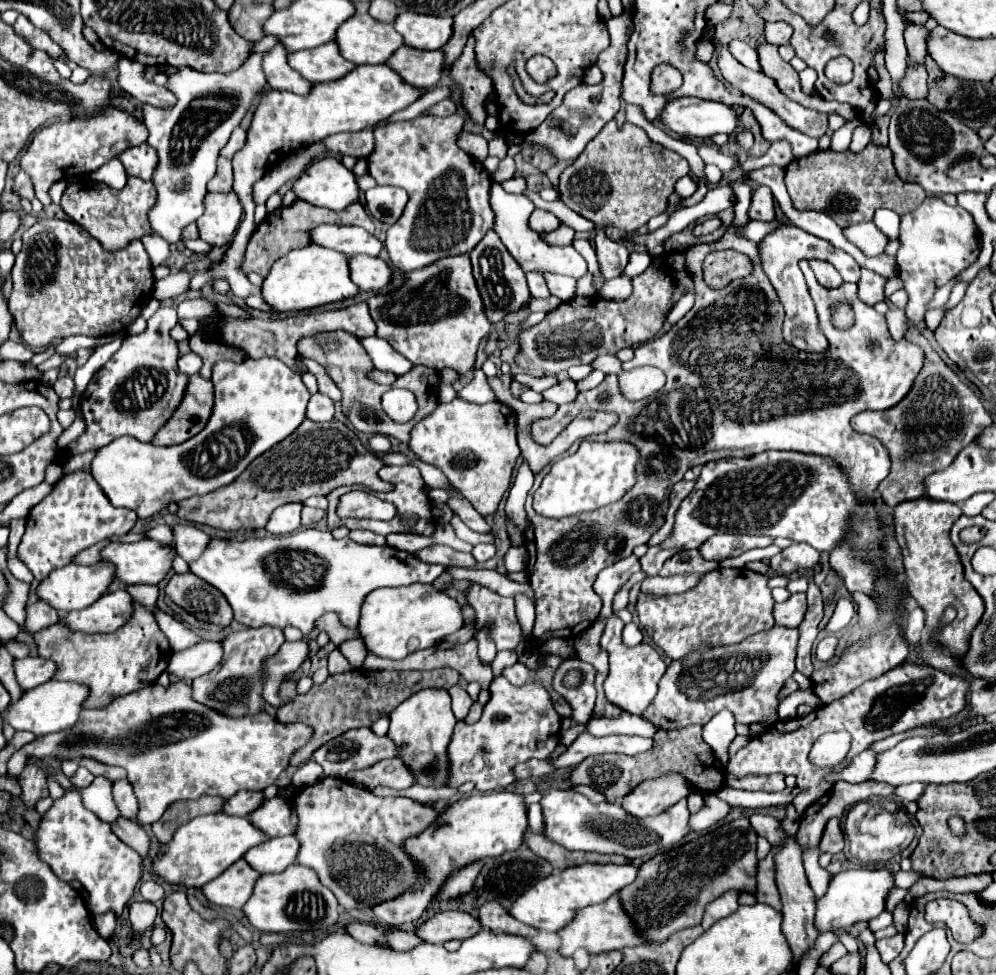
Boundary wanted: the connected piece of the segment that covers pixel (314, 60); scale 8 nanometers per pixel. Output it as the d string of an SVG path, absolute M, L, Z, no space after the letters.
M328 42L322 44L320 48L288 54L288 64L310 82L338 80L354 68L352 62L340 56L336 42Z

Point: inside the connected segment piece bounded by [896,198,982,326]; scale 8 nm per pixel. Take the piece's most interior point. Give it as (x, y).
(937, 241)

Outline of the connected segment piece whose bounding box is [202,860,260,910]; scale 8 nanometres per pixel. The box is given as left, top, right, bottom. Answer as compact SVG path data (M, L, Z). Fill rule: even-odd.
M238 860L232 864L232 868L224 870L216 880L204 884L202 894L208 902L216 906L228 906L234 910L240 910L244 902L250 898L254 882L260 874L252 870L244 860Z

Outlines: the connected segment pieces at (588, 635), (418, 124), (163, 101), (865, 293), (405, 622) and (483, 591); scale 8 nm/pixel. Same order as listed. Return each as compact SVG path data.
M596 620L596 622L586 630L586 633L582 633L574 638L574 646L578 657L592 664L596 670L595 686L598 694L593 711L594 717L596 717L596 713L600 711L606 715L606 718L612 718L619 716L621 709L608 702L606 696L604 696L603 684L608 675L609 654L598 644L602 630L604 630L604 622L602 622L602 620Z
M418 116L374 130L376 150L368 156L368 172L380 186L404 188L410 196L404 214L386 232L384 248L392 266L402 272L426 268L444 256L470 254L492 228L494 212L488 202L490 174L456 146L462 116Z
M128 58L120 60L118 86L122 88L124 94L144 104L152 104L152 106L174 106L176 104L176 98L172 96L172 92L144 78L144 66L136 60L128 60Z
M862 268L862 276L860 276L860 282L858 282L858 298L868 304L868 306L874 306L876 302L882 302L884 300L884 286L886 286L886 278L868 270L868 268Z
M410 584L402 588L380 588L370 592L360 610L358 632L368 652L380 658L400 660L416 650L438 644L444 636L456 632L460 626L462 614L454 598L430 584Z
M478 584L466 588L464 596L466 602L474 608L474 630L488 630L498 650L514 650L522 640L514 600L502 598Z

